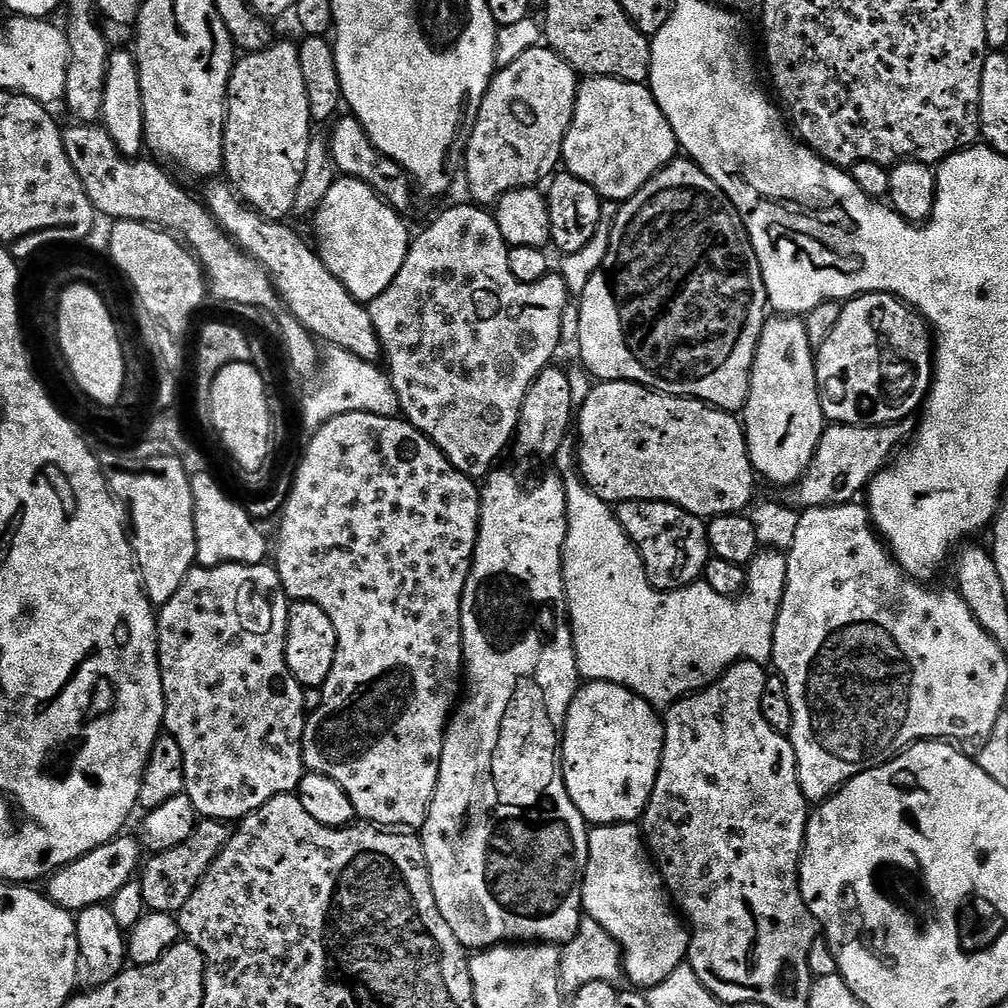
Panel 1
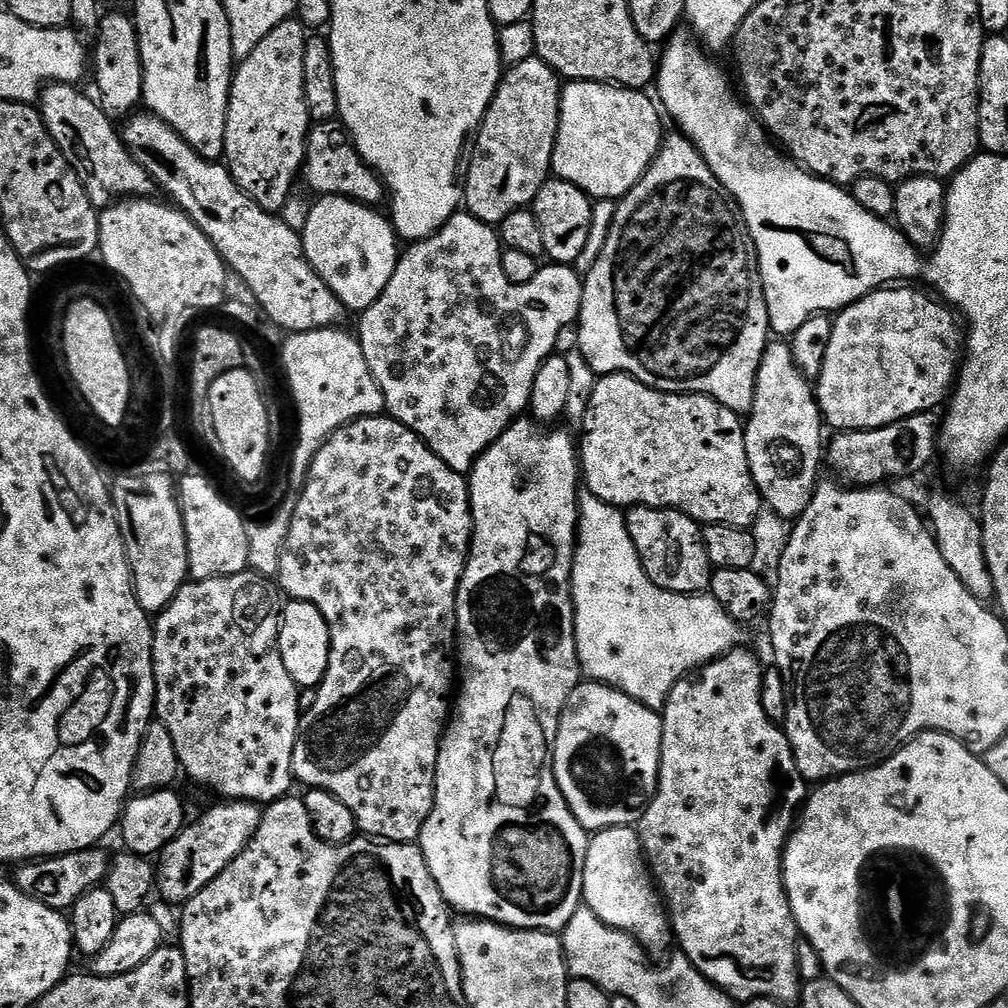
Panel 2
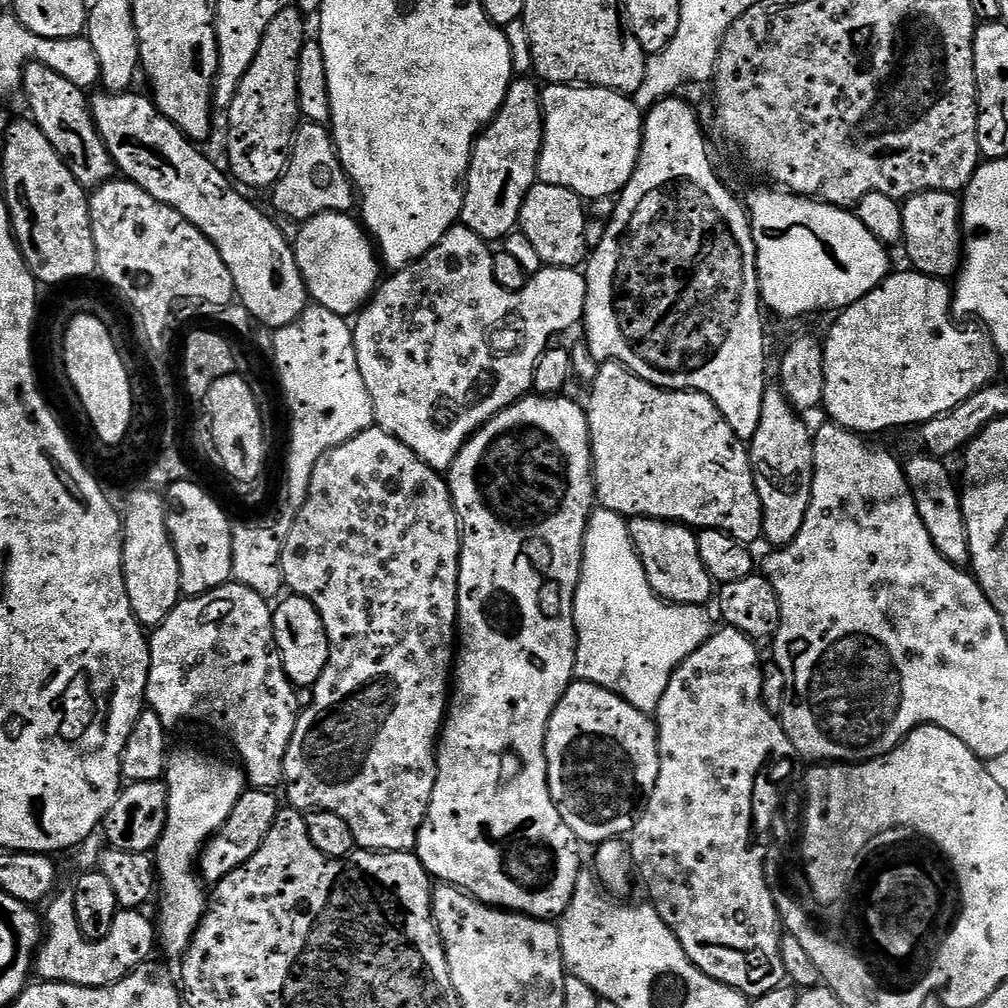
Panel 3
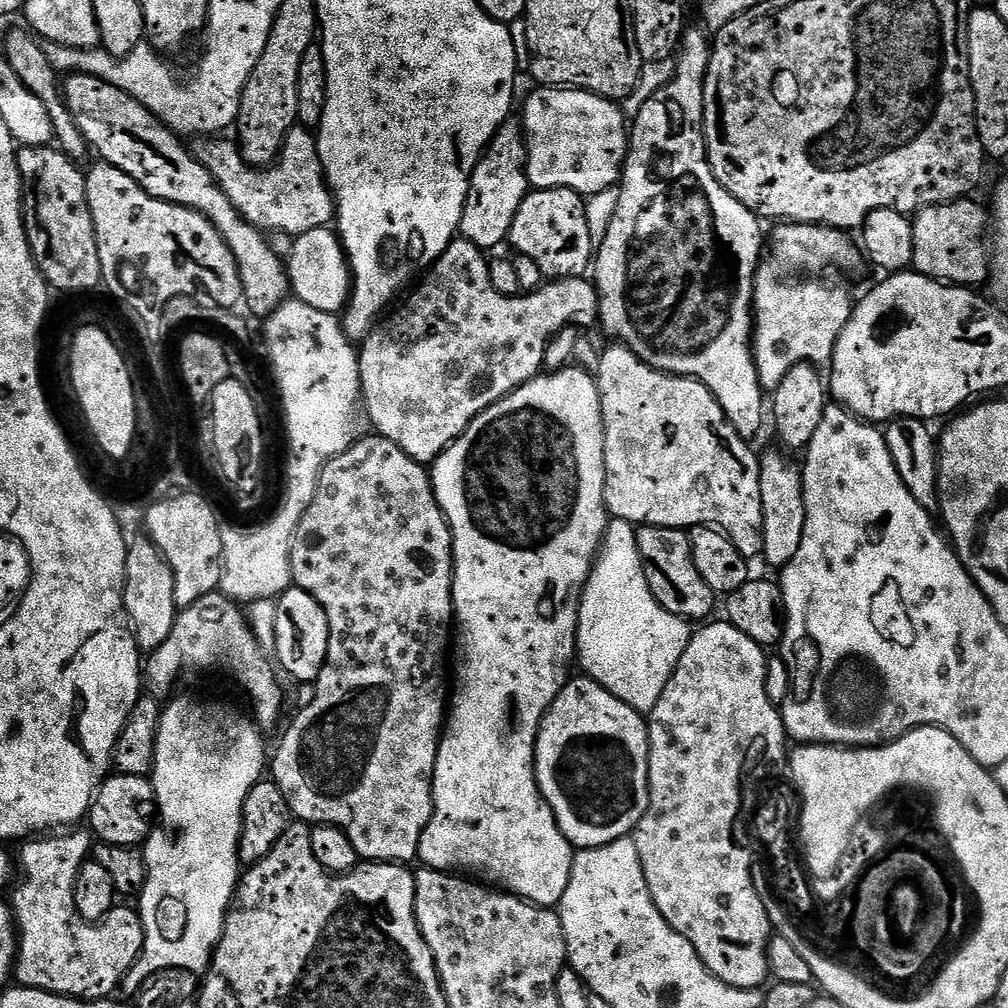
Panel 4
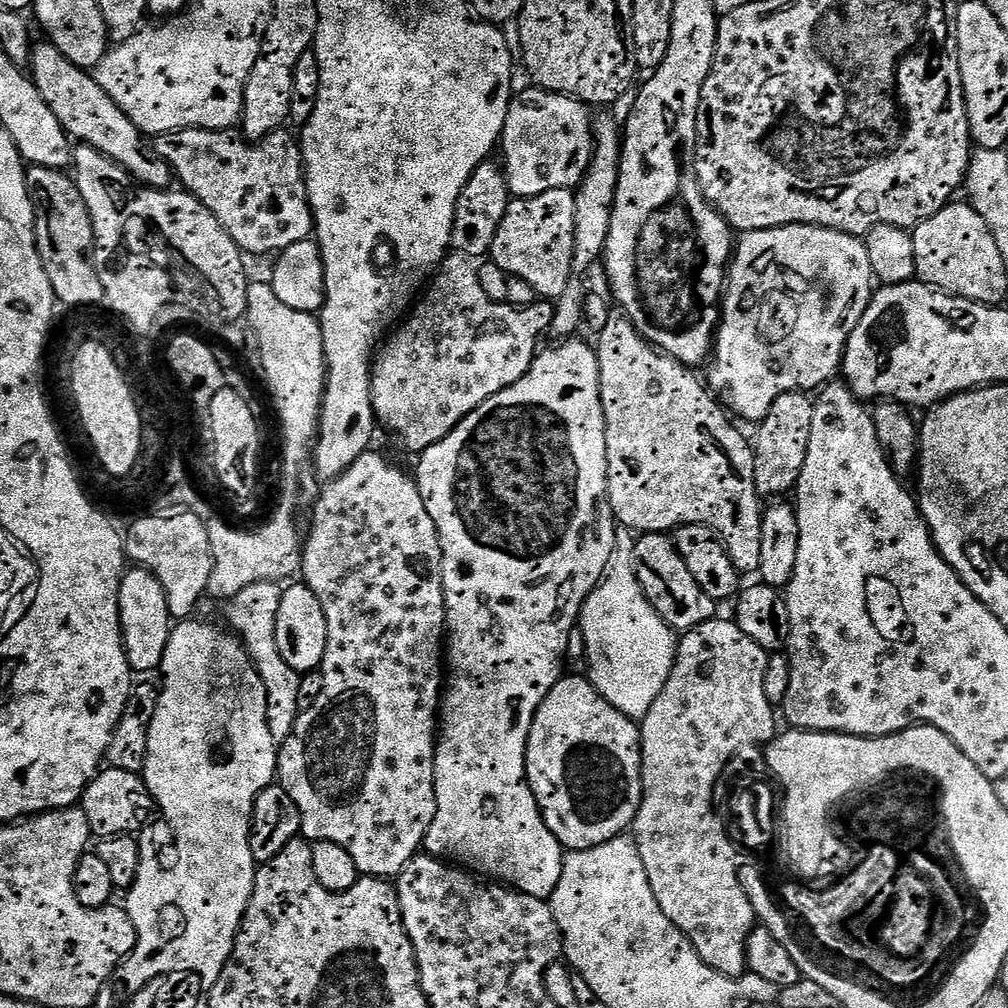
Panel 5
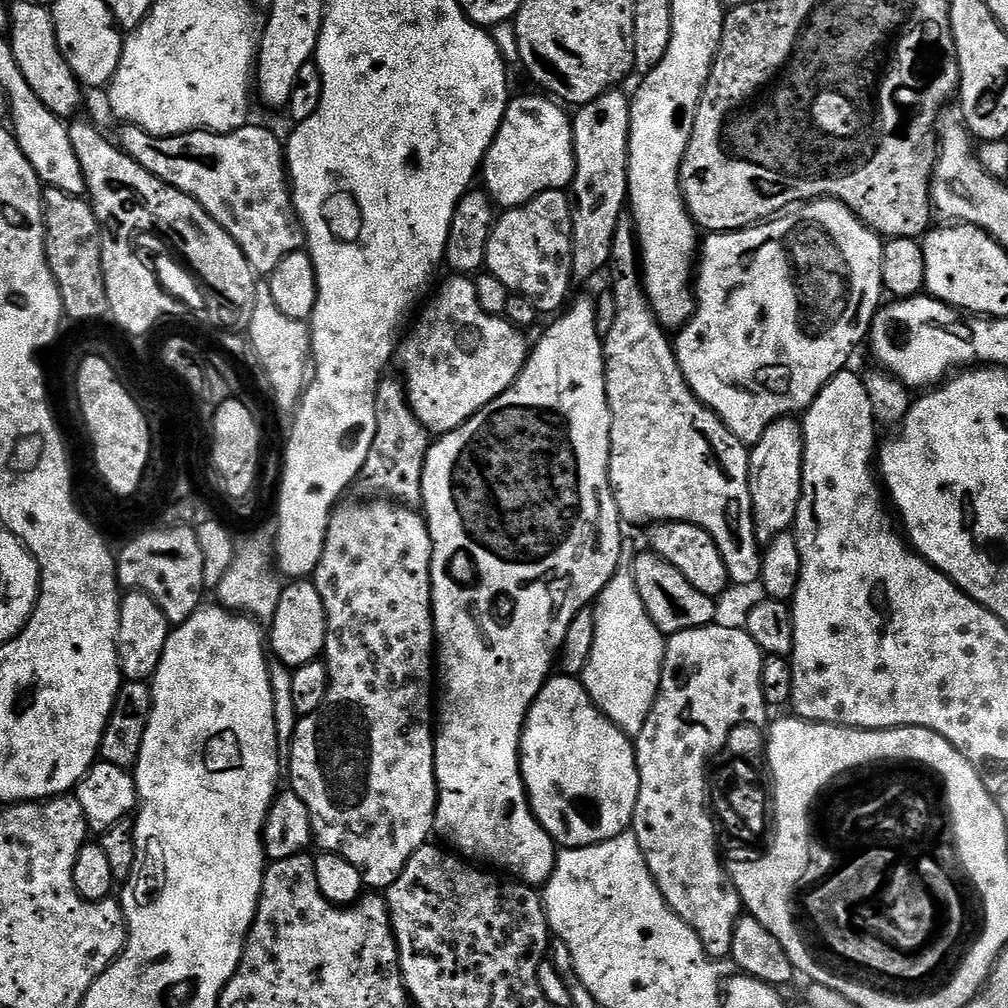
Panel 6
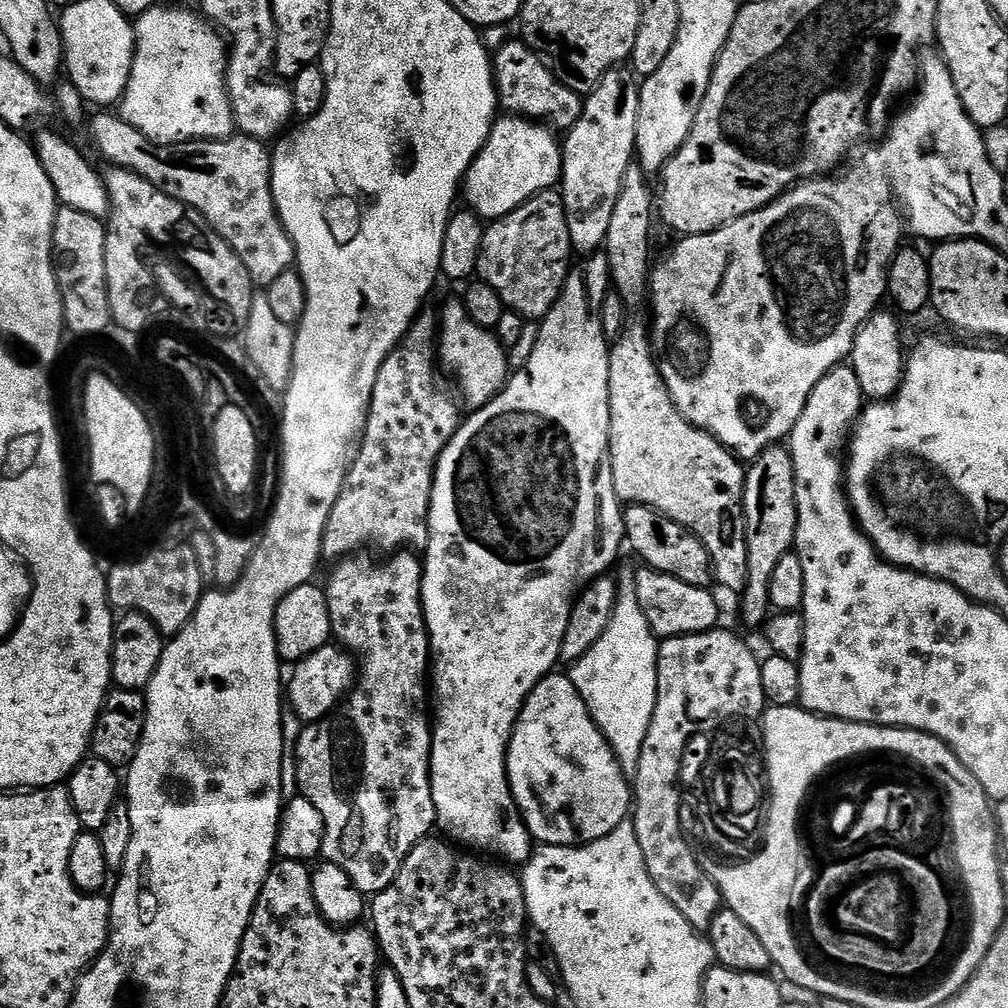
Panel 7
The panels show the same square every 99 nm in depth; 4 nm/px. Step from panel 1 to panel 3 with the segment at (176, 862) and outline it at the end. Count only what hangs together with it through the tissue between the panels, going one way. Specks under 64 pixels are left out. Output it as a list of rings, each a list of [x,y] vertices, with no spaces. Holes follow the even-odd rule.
[[[249,787],[240,796],[230,818],[200,851],[198,872],[205,885],[214,886],[219,880],[226,878],[226,874],[238,870],[238,866],[250,862],[250,858],[258,854],[258,846],[266,842],[266,834],[270,834],[270,826],[274,826],[274,818],[282,807],[282,800],[280,801],[276,795],[272,790]]]

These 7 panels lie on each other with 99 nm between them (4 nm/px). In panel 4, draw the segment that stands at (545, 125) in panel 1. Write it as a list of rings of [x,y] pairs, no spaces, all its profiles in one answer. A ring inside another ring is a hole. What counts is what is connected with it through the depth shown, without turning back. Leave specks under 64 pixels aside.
[[[509,118],[494,134],[484,149],[484,155],[477,162],[476,169],[472,171],[459,235],[481,250],[496,248],[500,243],[503,245],[514,222],[514,214],[518,214],[518,206],[522,206],[529,191],[528,141],[521,121]]]

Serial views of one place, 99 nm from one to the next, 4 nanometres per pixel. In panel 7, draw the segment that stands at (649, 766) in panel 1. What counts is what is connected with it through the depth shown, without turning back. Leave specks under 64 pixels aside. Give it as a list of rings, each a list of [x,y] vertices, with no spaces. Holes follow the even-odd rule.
[[[556,675],[544,676],[538,682],[538,686],[534,686],[534,690],[526,698],[524,709],[520,711],[515,728],[512,729],[512,736],[508,740],[508,784],[512,788],[512,797],[515,798],[516,804],[520,808],[524,824],[528,827],[533,841],[544,846],[579,846],[594,842],[598,838],[606,838],[606,834],[610,834],[619,824],[625,823],[629,819],[630,809],[634,804],[634,788],[629,777],[624,775],[622,766],[618,762],[614,750],[608,744],[608,740],[602,734],[602,730],[598,730],[586,702],[582,702],[582,694],[578,694],[571,675]]]

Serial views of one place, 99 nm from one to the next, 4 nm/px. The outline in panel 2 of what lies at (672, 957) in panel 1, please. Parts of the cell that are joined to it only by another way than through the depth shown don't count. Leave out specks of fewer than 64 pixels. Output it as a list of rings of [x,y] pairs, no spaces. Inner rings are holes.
[[[635,827],[603,828],[589,839],[586,850],[586,866],[584,867],[584,898],[583,903],[602,922],[612,928],[628,932],[643,947],[645,953],[664,952],[668,943],[673,943],[674,933],[666,905],[654,883],[654,877],[649,869],[648,861],[644,859],[644,847],[640,841],[640,833]]]

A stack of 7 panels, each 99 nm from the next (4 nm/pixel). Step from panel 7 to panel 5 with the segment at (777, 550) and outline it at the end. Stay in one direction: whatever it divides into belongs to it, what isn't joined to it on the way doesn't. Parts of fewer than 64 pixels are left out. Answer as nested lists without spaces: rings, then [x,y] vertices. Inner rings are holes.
[[[807,391],[782,394],[774,406],[770,406],[766,418],[759,421],[760,433],[754,436],[756,457],[756,492],[762,498],[784,498],[795,489],[802,466],[806,462],[806,450],[810,446],[810,426],[814,426],[816,405]]]

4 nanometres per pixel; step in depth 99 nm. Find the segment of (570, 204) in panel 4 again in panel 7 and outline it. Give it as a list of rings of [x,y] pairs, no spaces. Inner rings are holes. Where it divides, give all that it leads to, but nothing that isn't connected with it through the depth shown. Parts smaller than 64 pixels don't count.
[[[556,190],[539,192],[501,220],[493,220],[485,227],[478,258],[478,276],[498,290],[505,309],[518,313],[525,321],[539,322],[558,302],[564,283],[568,280],[572,256],[574,249],[570,242],[570,226],[566,226],[563,195]]]

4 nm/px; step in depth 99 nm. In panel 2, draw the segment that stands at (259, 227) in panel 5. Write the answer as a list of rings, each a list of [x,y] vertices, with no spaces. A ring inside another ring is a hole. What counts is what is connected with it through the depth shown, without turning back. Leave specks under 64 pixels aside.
[[[339,119],[327,120],[321,124],[313,123],[308,129],[308,143],[306,145],[306,155],[302,169],[302,180],[308,183],[308,188],[316,192],[317,197],[322,196],[345,196],[351,200],[356,200],[360,204],[367,204],[369,208],[379,209],[380,203],[385,203],[386,189],[383,180],[374,171],[368,167],[368,163],[360,157],[356,145],[352,143],[352,137],[349,136],[347,128]]]

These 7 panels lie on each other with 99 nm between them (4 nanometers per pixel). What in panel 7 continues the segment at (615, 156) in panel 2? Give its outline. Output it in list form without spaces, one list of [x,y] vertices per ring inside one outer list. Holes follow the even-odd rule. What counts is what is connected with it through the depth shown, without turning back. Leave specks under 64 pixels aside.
[[[501,115],[462,181],[467,207],[485,221],[501,220],[532,196],[555,189],[564,170],[564,153],[561,141],[552,135],[553,129],[543,123],[522,116]]]

